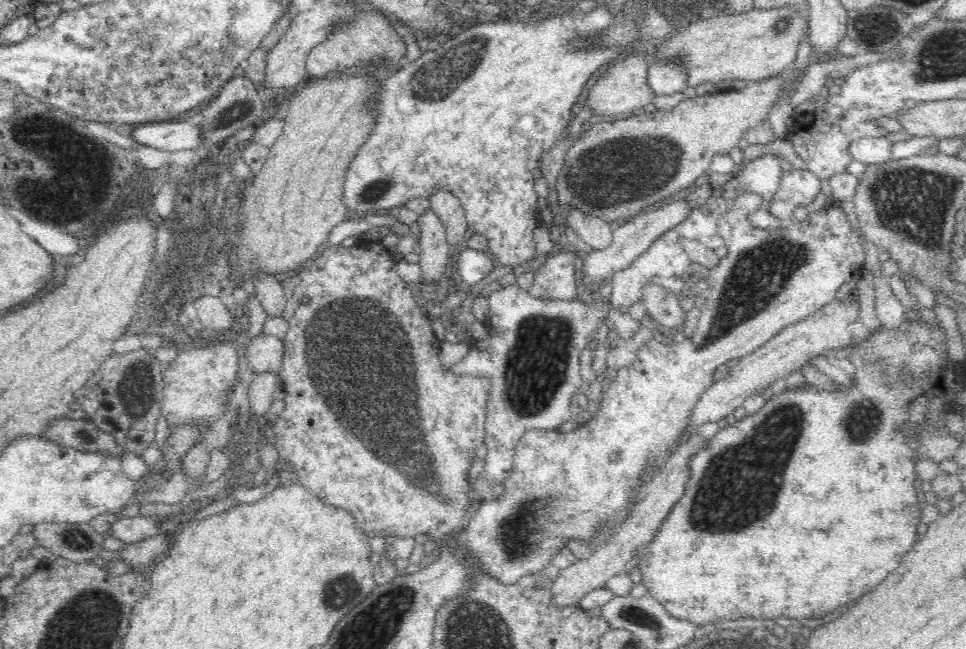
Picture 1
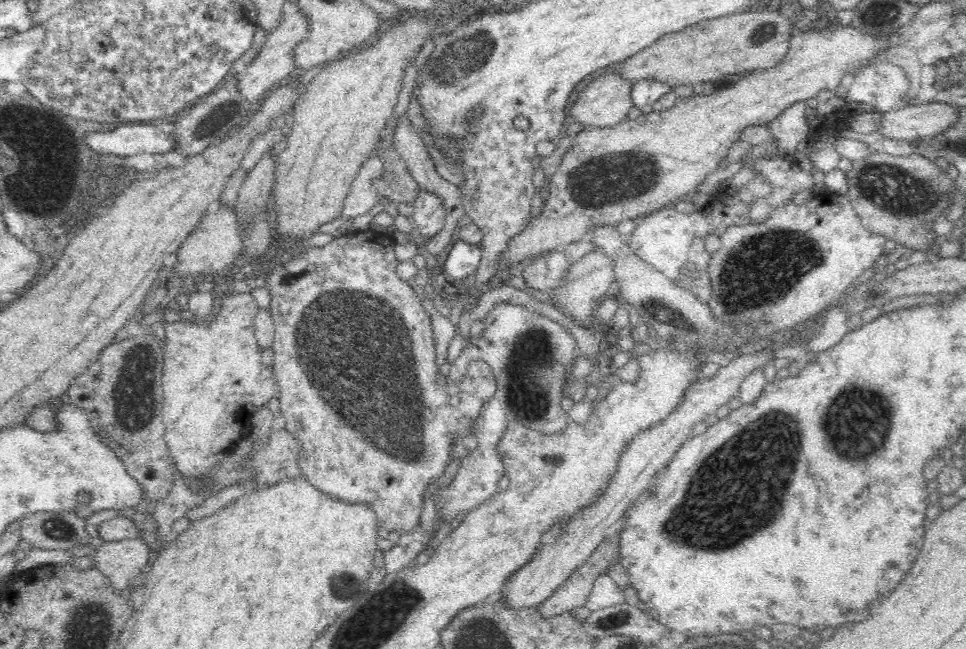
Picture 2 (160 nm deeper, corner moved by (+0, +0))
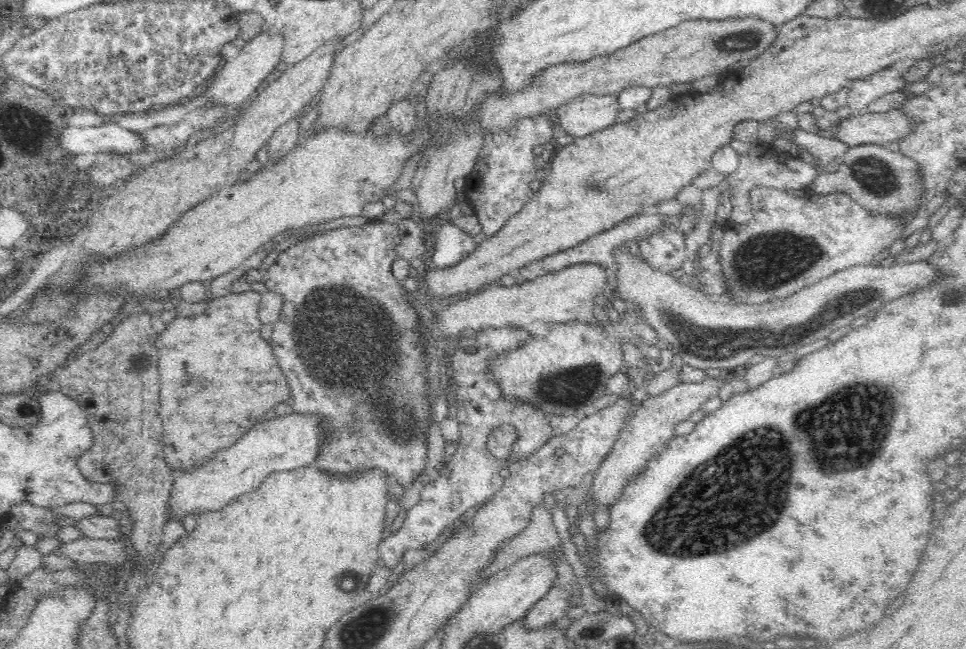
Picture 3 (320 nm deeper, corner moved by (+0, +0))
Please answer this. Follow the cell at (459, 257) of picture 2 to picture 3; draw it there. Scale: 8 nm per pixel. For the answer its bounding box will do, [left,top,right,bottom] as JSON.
[425,216,476,269]

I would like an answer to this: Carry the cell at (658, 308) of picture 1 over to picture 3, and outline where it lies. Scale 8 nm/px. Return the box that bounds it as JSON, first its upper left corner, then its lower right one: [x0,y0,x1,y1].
[610,245,942,373]

